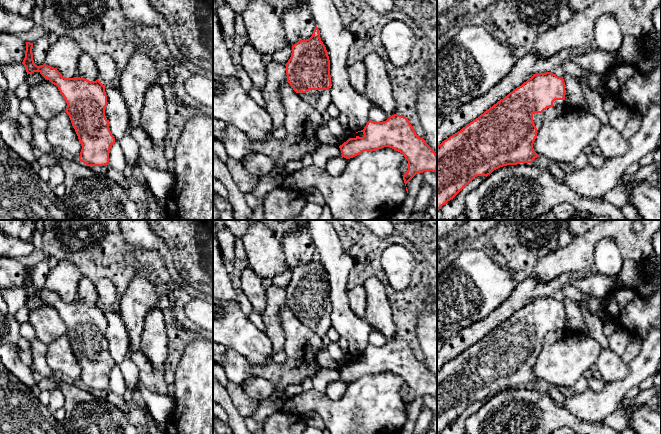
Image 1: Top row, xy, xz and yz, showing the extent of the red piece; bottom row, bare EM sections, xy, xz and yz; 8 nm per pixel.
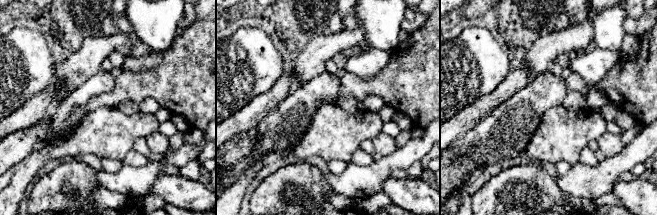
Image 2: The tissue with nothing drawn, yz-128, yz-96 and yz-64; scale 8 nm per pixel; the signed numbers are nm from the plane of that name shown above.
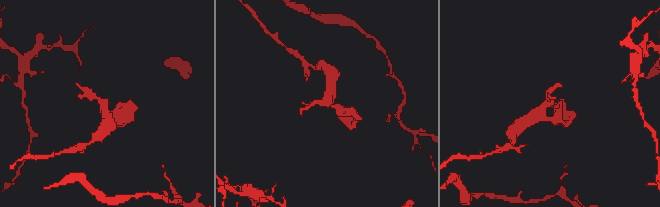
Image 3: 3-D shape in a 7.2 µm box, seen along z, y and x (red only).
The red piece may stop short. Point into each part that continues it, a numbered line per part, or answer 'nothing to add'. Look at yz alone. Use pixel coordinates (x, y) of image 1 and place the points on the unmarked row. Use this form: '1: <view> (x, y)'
1: yz (538, 342)

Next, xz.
1: xz (320, 324)

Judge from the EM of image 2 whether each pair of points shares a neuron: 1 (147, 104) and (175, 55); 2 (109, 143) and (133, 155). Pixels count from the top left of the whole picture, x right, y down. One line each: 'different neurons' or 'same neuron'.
1: different neurons
2: different neurons

